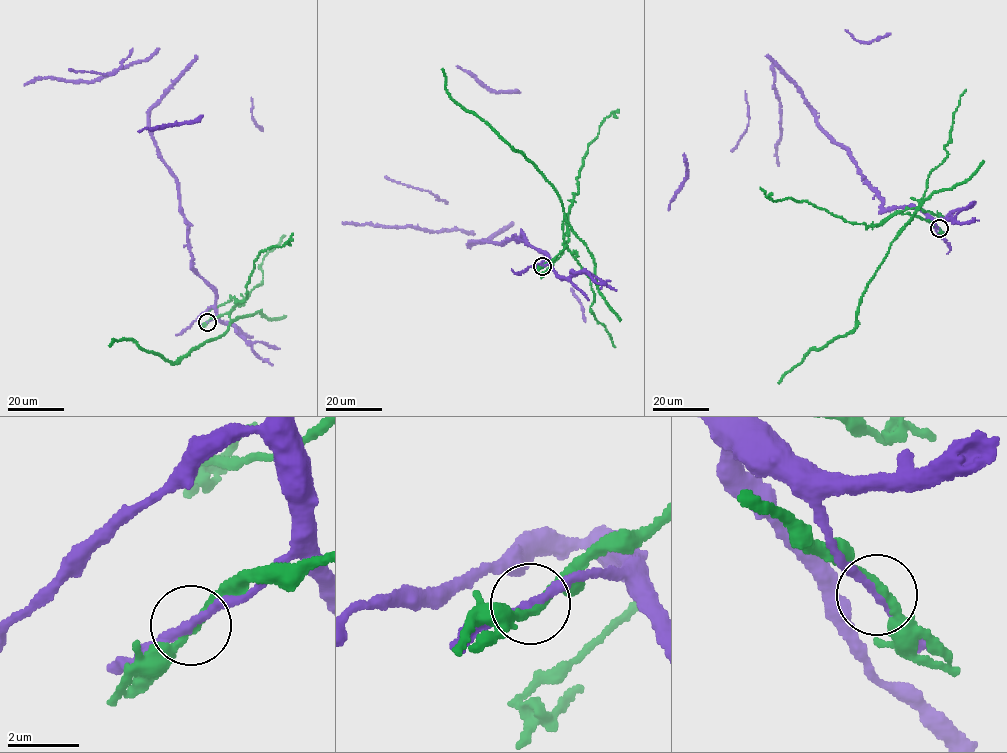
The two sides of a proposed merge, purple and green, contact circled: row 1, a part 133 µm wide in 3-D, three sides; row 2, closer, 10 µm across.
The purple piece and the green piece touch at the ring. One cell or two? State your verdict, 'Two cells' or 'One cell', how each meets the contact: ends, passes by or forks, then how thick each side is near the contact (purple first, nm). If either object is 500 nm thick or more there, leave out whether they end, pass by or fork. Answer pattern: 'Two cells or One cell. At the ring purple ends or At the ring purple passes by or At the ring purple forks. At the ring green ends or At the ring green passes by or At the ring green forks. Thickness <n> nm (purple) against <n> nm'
Two cells. At the ring purple passes by. At the ring green passes by. Thickness 260 nm (purple) against 240 nm

